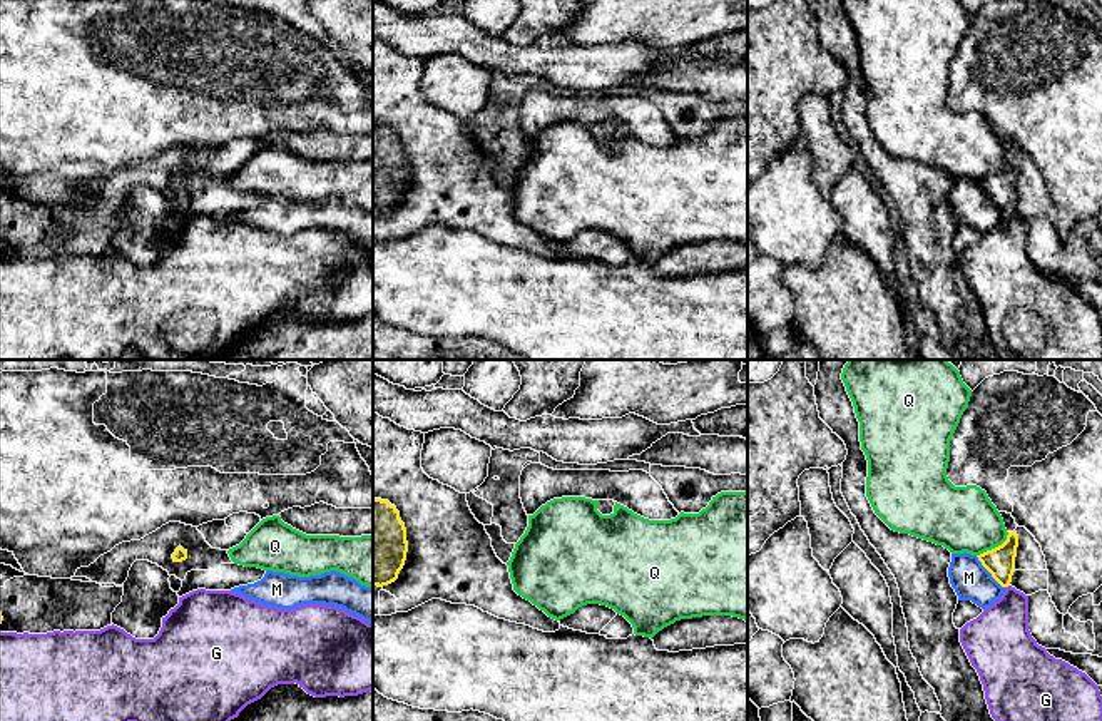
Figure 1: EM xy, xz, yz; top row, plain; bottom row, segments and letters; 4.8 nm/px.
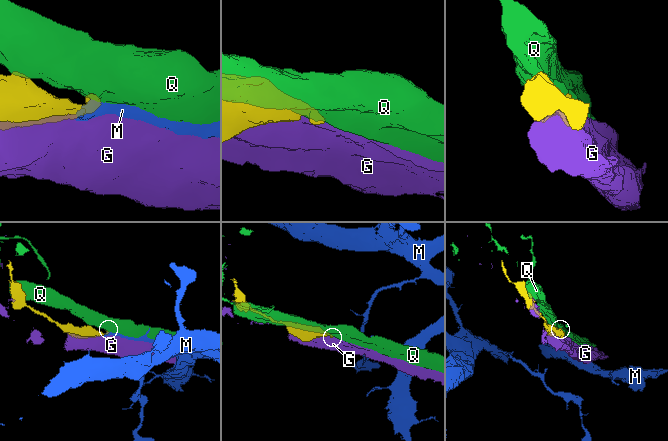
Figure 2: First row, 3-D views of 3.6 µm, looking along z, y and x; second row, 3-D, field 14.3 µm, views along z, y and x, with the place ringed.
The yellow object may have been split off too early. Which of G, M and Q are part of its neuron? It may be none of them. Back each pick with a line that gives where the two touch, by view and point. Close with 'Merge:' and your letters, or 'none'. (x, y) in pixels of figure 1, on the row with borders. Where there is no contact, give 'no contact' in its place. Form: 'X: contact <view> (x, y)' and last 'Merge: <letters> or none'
Merge: none

